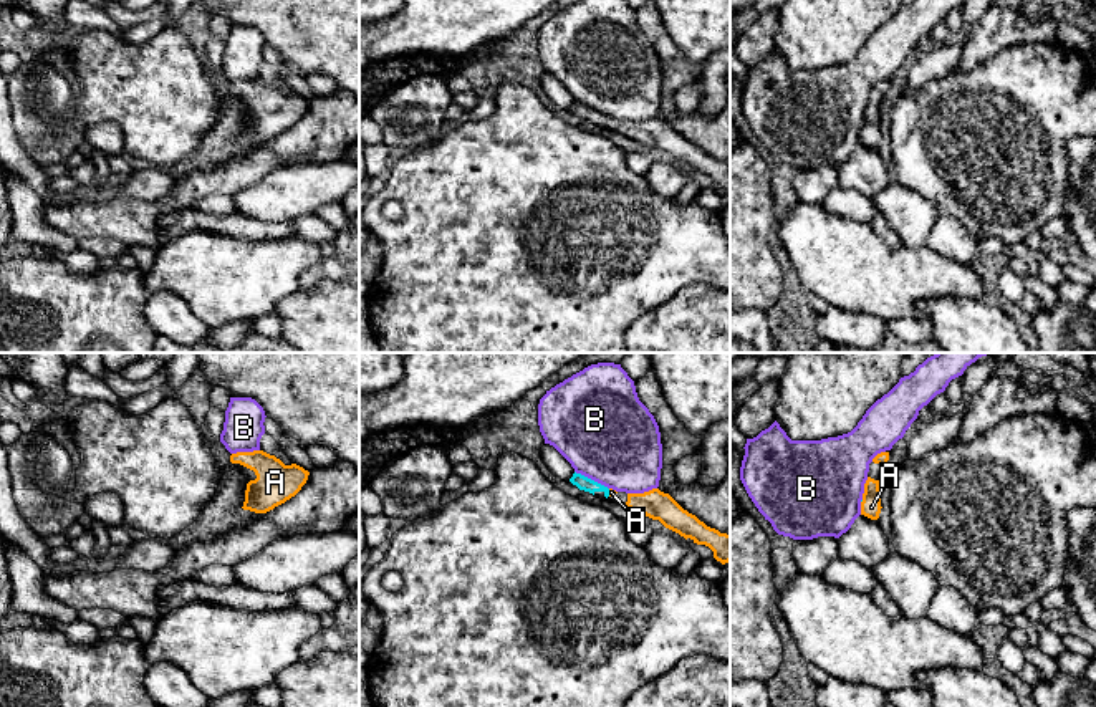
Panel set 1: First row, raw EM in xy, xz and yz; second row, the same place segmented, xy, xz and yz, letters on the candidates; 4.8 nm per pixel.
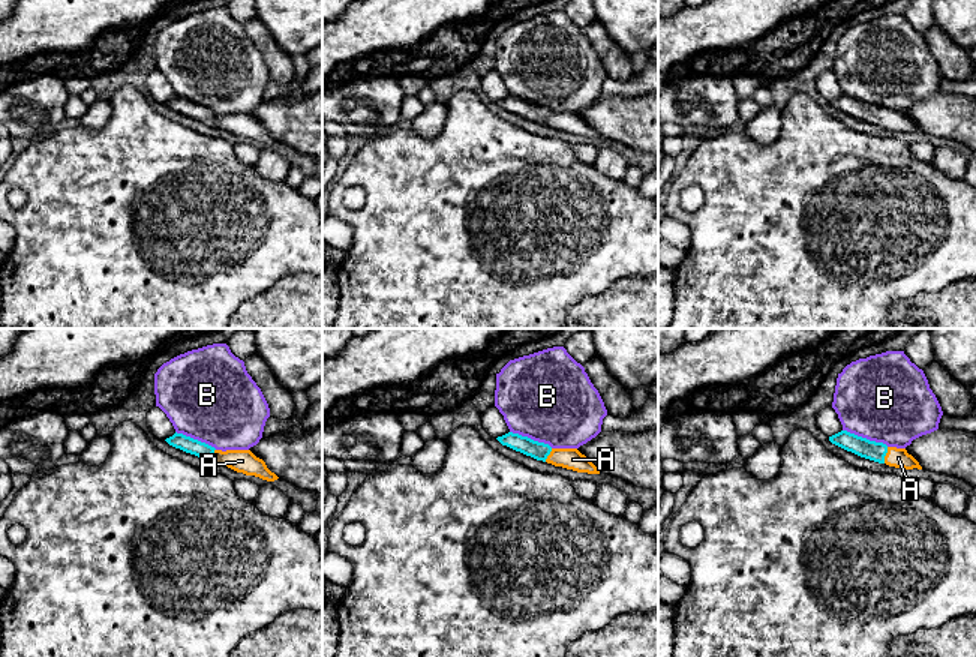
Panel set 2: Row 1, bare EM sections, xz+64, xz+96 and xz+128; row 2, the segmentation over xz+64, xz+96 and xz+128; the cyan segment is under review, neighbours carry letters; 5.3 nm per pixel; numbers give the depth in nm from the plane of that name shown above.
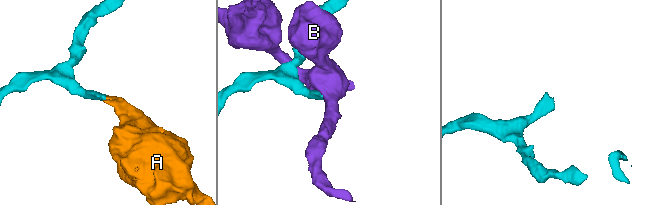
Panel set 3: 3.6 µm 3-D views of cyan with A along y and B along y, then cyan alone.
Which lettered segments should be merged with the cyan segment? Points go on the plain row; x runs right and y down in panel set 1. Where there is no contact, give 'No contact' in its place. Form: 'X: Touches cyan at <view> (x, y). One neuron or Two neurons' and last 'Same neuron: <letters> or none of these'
A: Touches cyan at xz (608, 121). One neuron
B: Touches cyan at xz (590, 108). Two neurons
Same neuron: A

